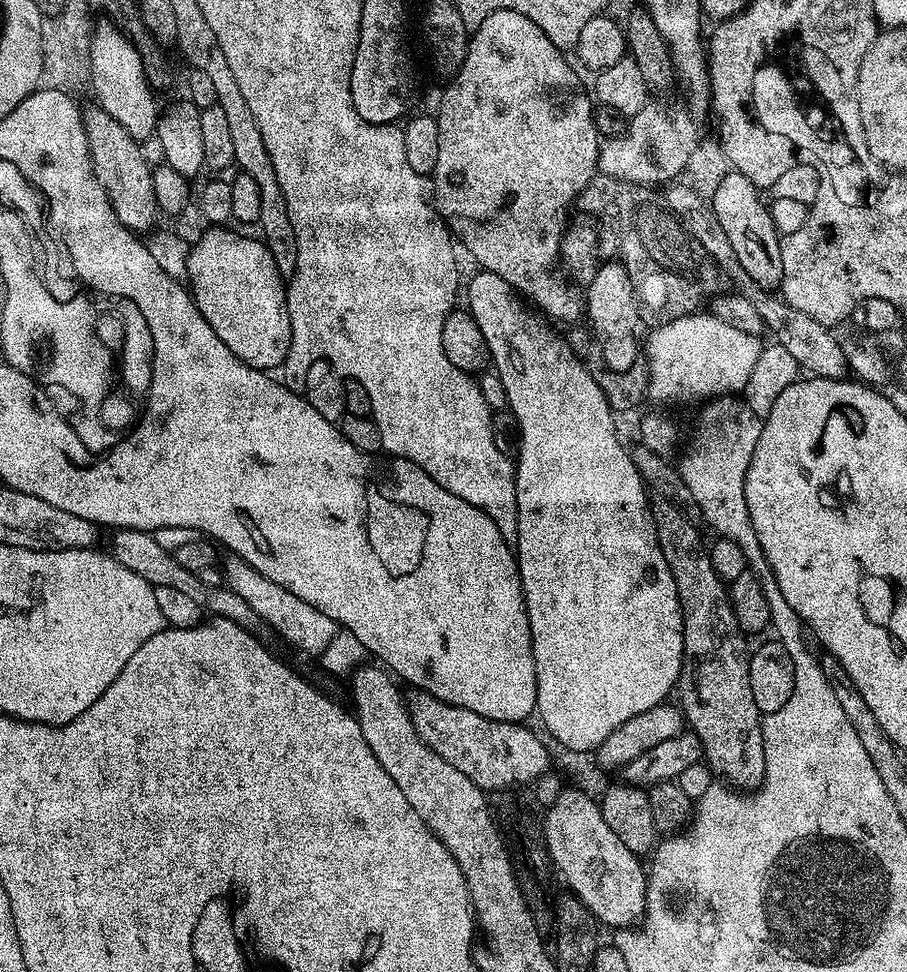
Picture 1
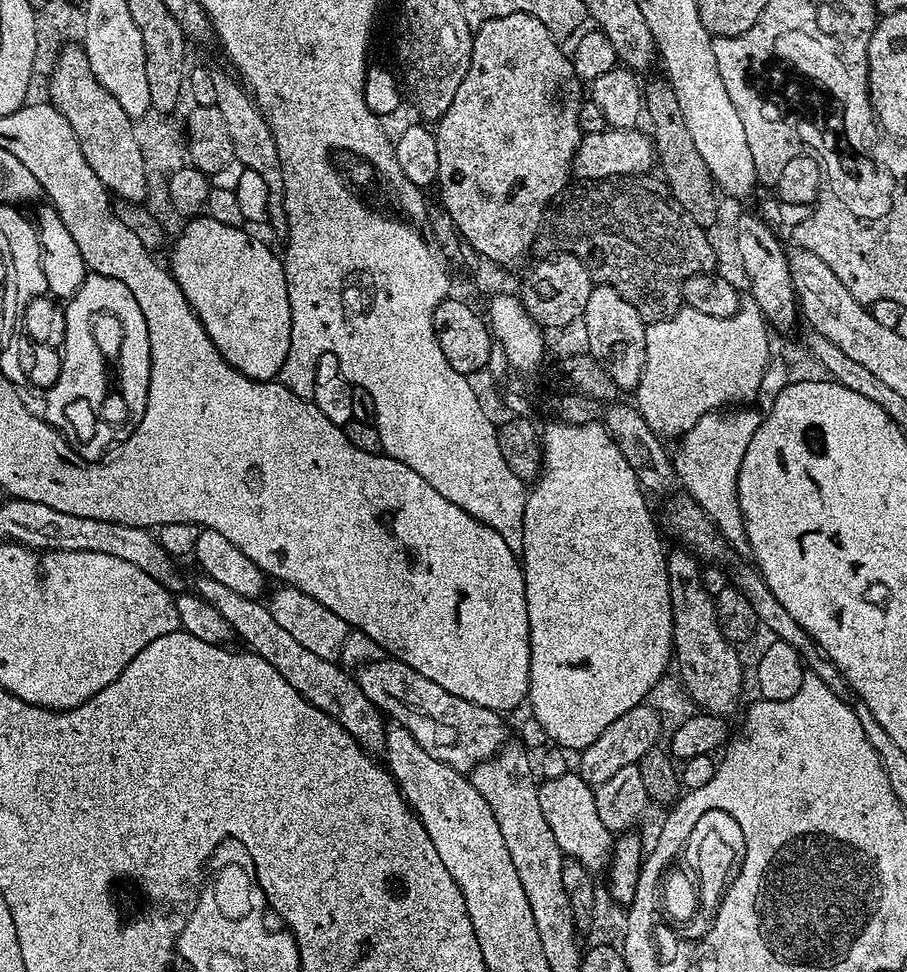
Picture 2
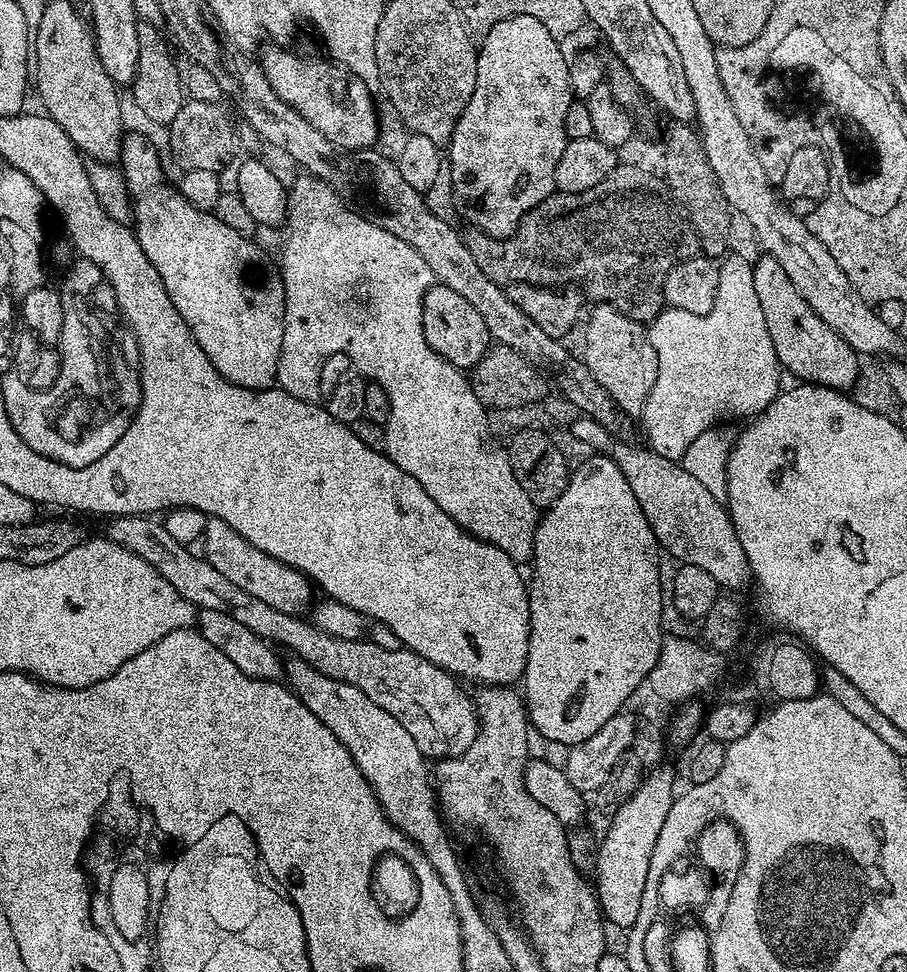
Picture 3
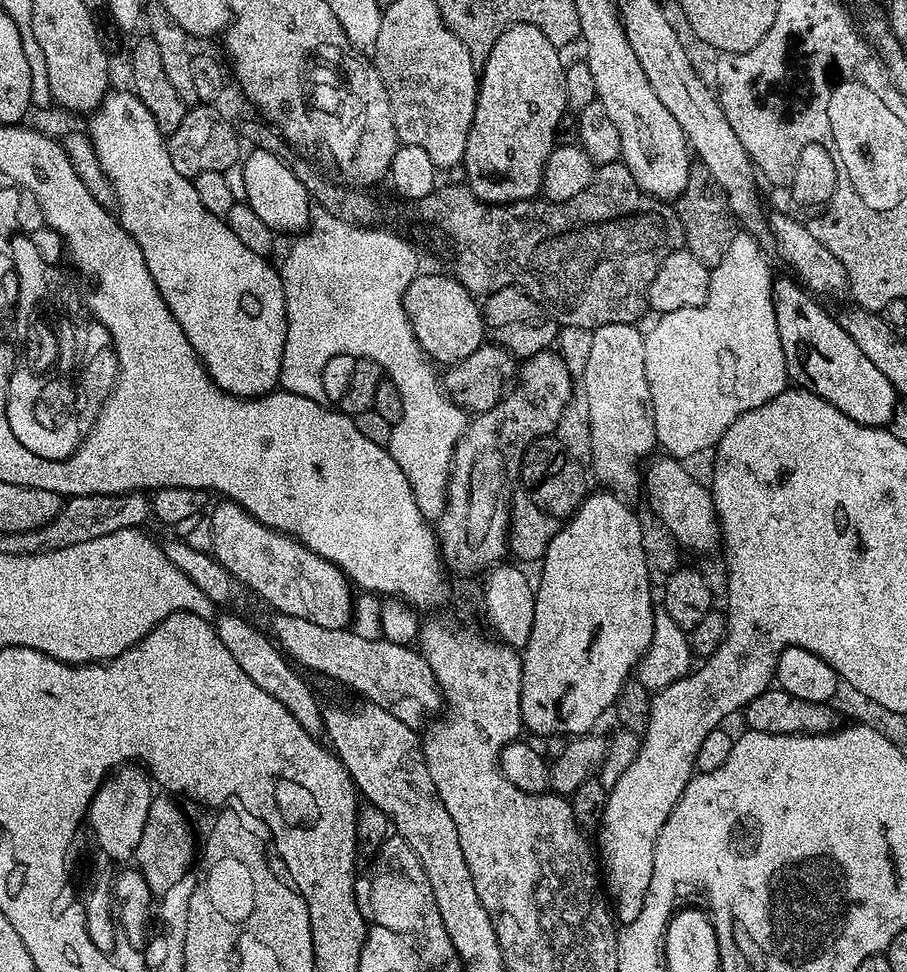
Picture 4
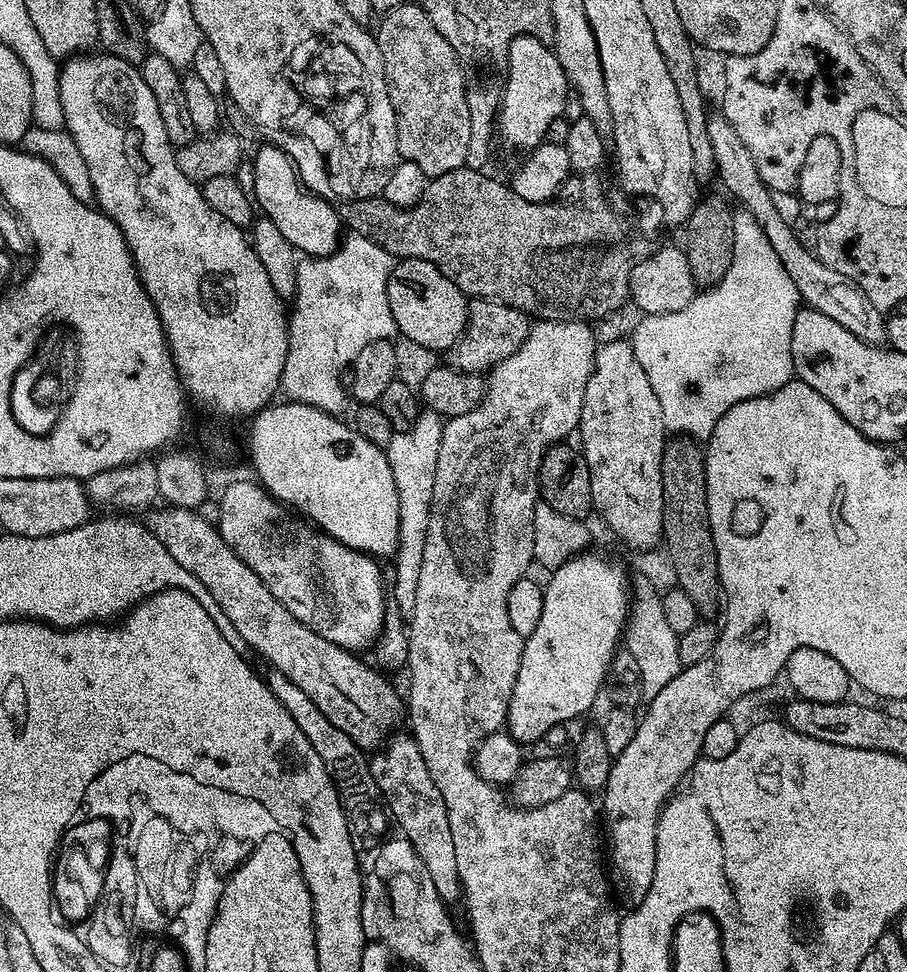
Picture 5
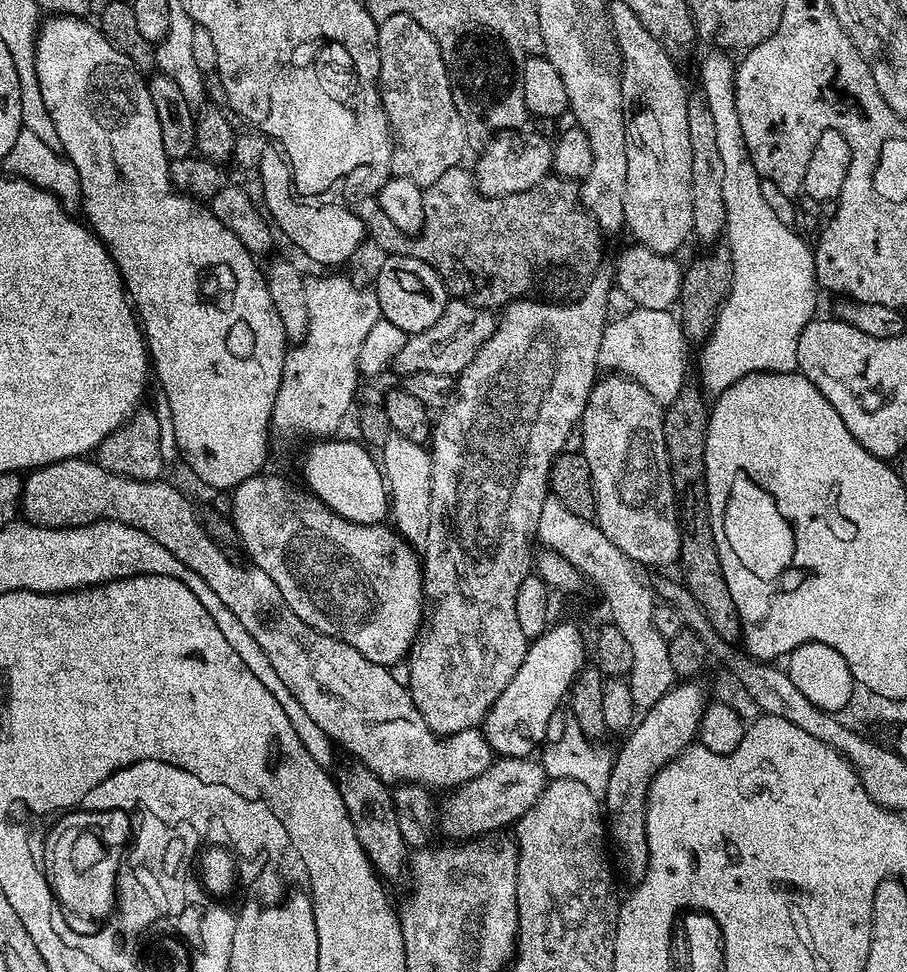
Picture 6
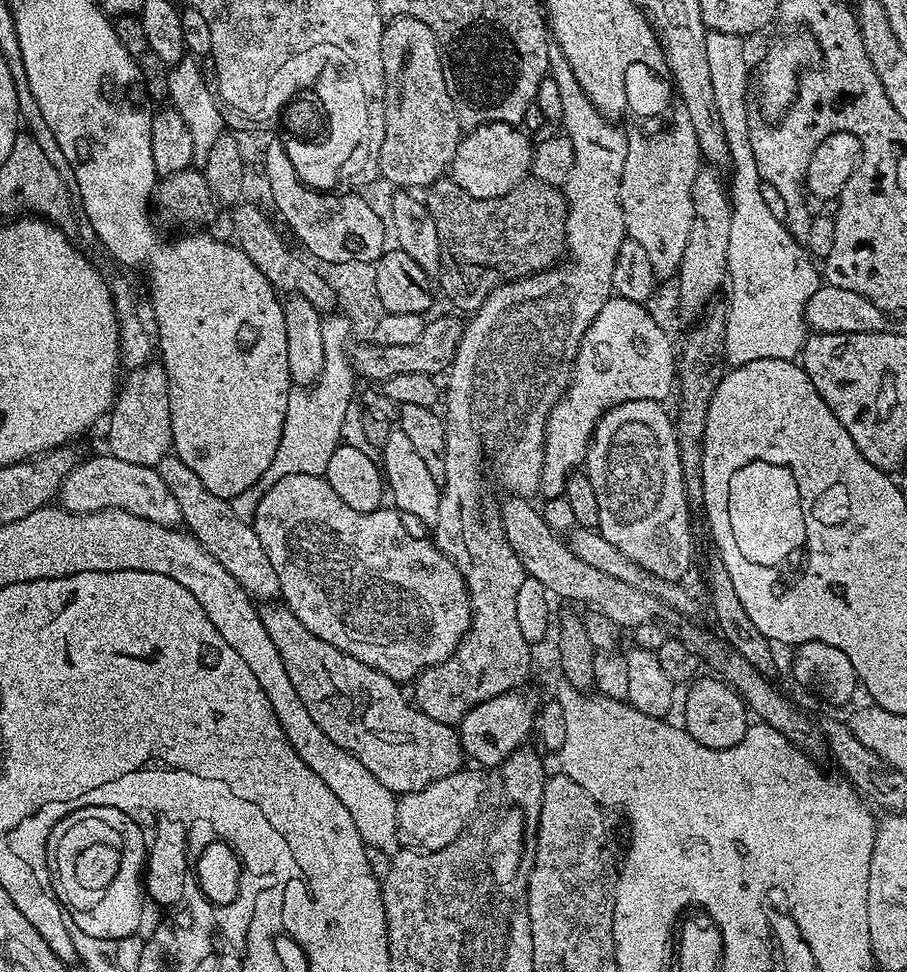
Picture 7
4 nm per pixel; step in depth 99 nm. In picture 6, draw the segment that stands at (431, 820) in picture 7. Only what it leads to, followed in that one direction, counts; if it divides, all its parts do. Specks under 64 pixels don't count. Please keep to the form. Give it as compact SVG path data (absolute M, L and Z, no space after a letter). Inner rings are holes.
M505 756L493 761L485 772L470 782L449 791L444 805L438 808L438 828L453 836L453 841L464 842L481 834L492 834L495 828L515 825L517 820L536 807L538 798L548 785L548 775L539 759L522 756Z

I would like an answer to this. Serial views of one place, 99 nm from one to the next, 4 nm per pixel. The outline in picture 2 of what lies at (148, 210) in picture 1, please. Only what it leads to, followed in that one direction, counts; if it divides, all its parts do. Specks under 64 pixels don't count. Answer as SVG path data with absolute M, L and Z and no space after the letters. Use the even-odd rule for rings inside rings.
M65 43L60 48L47 82L47 99L56 107L58 114L70 122L70 130L74 130L74 138L78 138L82 158L90 162L90 170L98 174L102 186L116 200L127 200L129 204L144 202L148 196L145 167L135 138L133 117L128 116L104 89L102 82L94 78L94 70L90 70L90 62L79 43Z

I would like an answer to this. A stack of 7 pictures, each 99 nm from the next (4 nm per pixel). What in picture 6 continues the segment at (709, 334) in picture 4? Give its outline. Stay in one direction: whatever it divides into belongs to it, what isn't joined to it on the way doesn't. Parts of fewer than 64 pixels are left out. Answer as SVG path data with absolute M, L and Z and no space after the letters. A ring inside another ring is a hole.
M762 188L756 192L756 212L748 212L748 228L744 228L744 216L740 216L740 220L732 220L732 238L727 241L728 249L732 251L732 261L734 262L734 282L732 289L728 295L728 301L720 307L720 316L716 320L715 326L712 327L712 335L708 337L704 348L700 352L700 376L704 379L703 387L709 393L719 394L724 392L730 386L734 386L734 382L738 382L742 378L746 378L752 372L794 372L797 371L796 363L798 362L798 338L802 334L802 330L817 315L816 312L816 292L818 293L818 285L816 282L816 257L810 244L807 244L802 237L796 232L791 232L786 225L780 221L780 216L774 209L768 205L765 189ZM633 307L628 311L632 312L618 317L617 320L615 317L604 327L599 363L603 367L605 364L609 373L628 376L634 382L638 382L660 405L667 406L672 403L674 398L678 398L678 394L686 386L684 375L688 372L687 342L689 343L686 333L681 328L679 319L671 311L646 310L638 307Z

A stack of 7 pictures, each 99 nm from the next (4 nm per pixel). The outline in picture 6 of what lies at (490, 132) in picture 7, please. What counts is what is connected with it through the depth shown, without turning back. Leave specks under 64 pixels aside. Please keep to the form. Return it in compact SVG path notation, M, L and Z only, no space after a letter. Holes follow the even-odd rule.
M509 130L496 135L483 145L484 153L474 167L476 186L483 196L509 196L530 190L552 172L553 141L533 130Z

